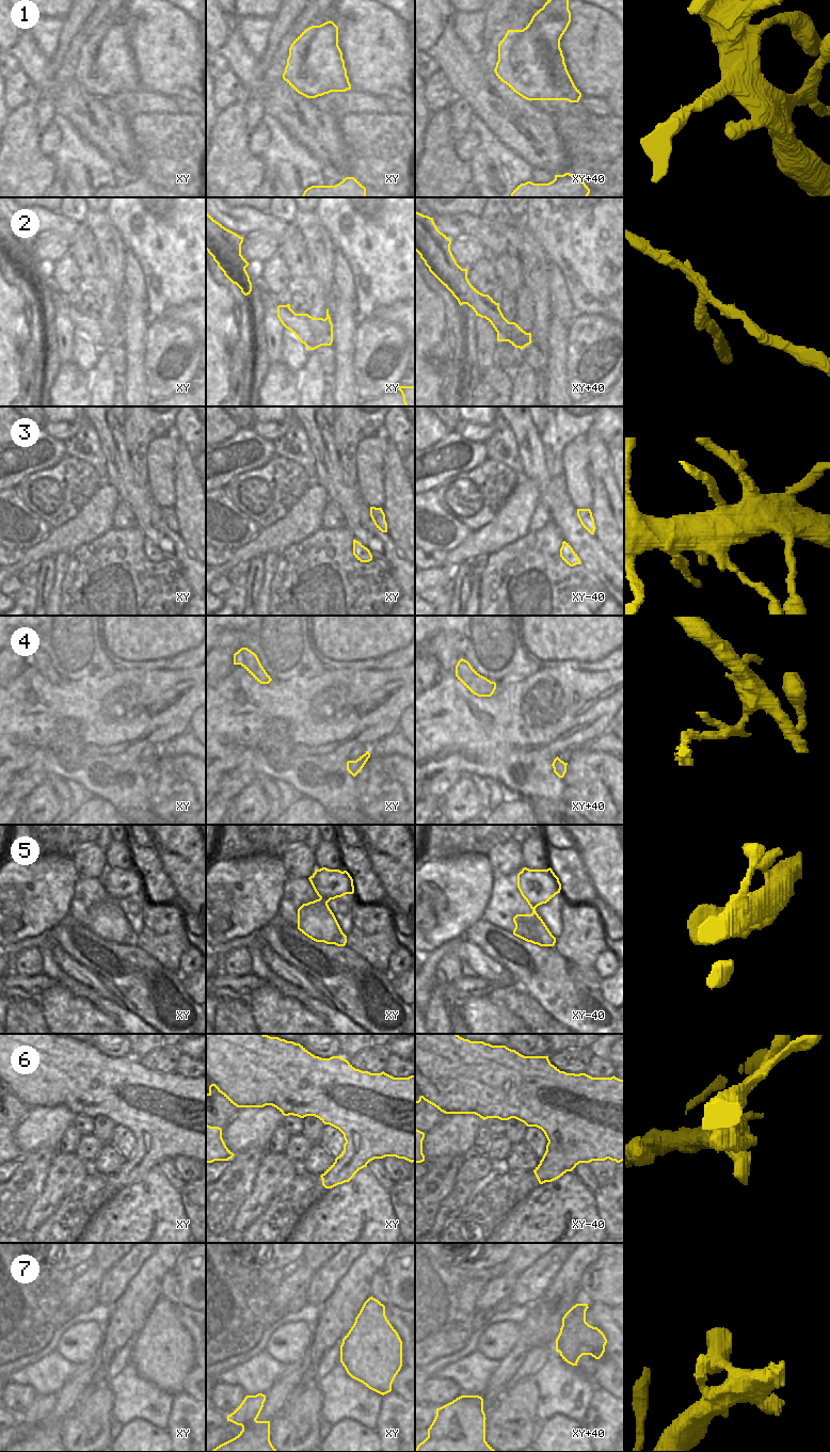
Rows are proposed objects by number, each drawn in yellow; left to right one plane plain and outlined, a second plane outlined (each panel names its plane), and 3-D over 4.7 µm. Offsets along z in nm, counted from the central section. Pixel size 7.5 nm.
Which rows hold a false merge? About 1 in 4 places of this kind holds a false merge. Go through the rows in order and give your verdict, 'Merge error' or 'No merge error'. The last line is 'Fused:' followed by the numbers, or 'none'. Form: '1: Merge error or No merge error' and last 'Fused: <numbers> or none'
1: No merge error
2: No merge error
3: No merge error
4: Merge error
5: No merge error
6: No merge error
7: No merge error
Fused: 4

